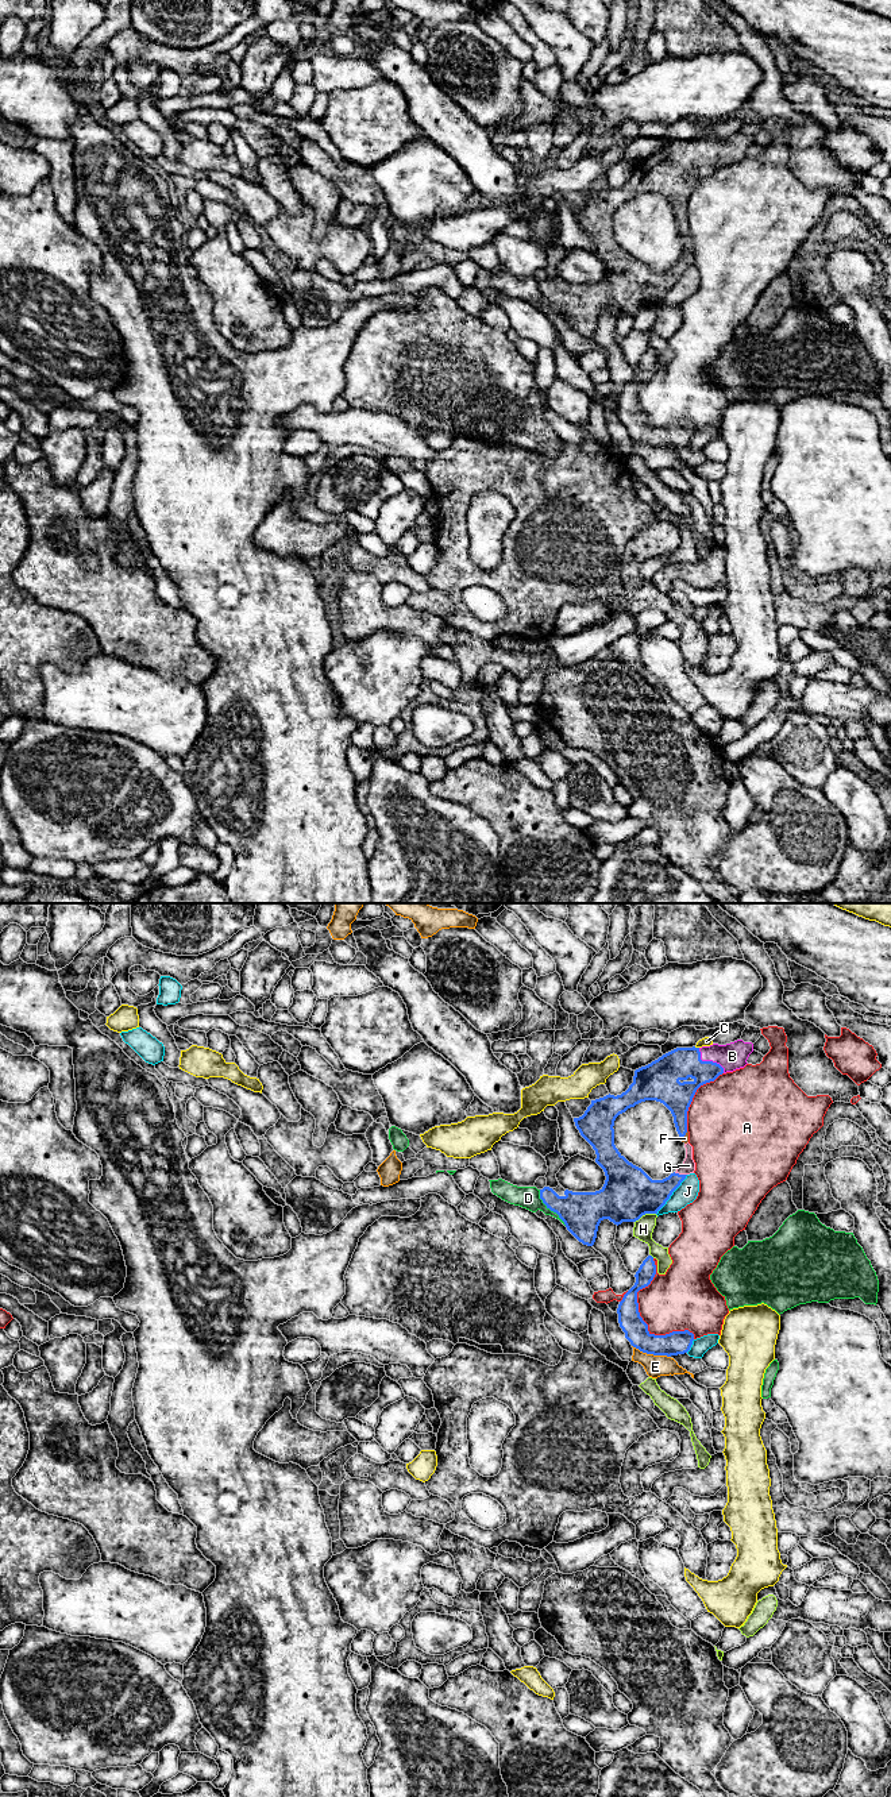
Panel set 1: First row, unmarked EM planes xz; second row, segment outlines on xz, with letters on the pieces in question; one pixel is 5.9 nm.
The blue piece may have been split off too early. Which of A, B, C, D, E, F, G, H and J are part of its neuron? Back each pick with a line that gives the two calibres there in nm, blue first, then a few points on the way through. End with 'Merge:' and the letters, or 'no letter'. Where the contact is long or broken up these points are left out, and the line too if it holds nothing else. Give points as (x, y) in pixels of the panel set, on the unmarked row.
B: Thickness 190 nm (blue) against 160 nm
F: Thickness 180 nm (blue) against 40 nm
G: Thickness 220 nm (blue) against 80 nm
Merge: B, F, G

